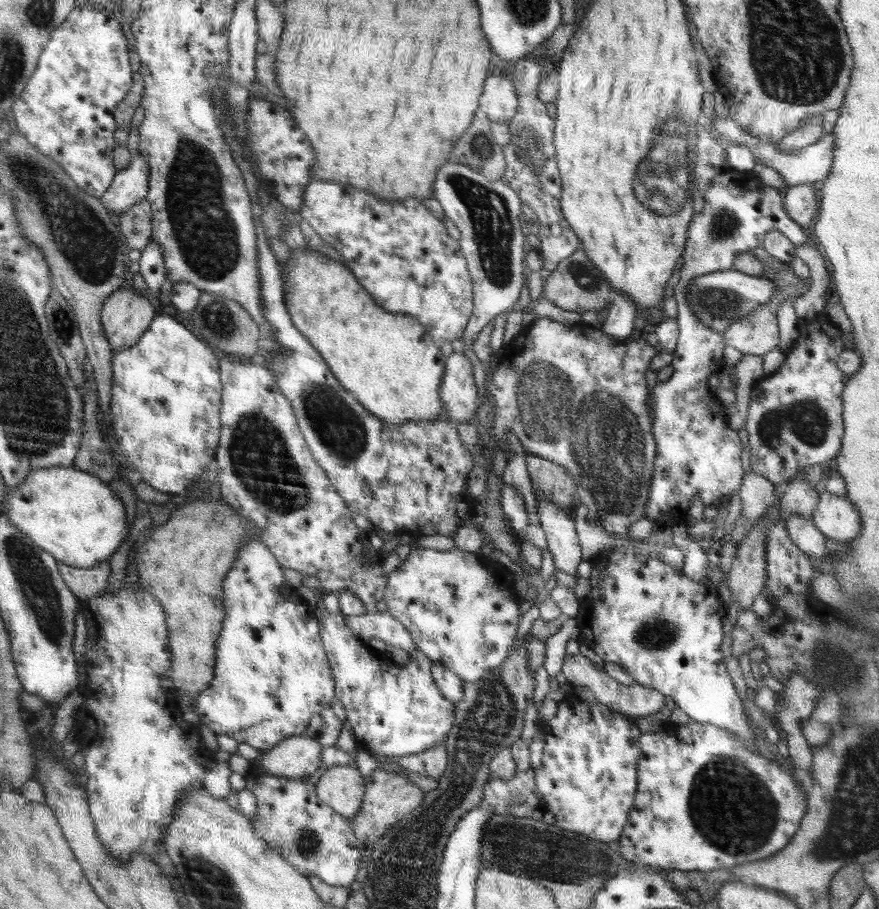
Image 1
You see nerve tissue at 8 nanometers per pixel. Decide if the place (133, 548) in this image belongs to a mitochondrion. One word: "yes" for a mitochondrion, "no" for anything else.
no

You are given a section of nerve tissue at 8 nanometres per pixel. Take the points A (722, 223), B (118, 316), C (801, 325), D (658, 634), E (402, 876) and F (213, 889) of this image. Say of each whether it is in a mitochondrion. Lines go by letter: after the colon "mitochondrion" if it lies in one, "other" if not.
A: mitochondrion
B: other
C: other
D: mitochondrion
E: mitochondrion
F: mitochondrion

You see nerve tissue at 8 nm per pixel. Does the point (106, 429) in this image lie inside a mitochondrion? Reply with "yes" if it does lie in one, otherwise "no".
no

